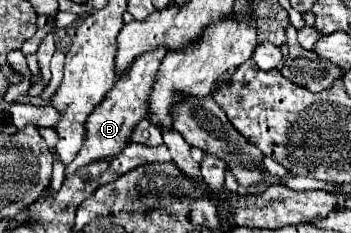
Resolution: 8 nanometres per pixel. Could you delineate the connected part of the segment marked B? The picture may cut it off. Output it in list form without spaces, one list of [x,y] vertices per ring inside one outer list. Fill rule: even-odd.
[[[158,48],[154,52],[146,52],[142,56],[138,56],[130,70],[118,78],[118,82],[114,84],[114,88],[108,92],[106,100],[90,114],[88,122],[86,122],[86,140],[82,150],[78,152],[78,156],[72,160],[72,164],[66,166],[66,178],[70,174],[74,174],[78,168],[90,164],[90,162],[98,162],[98,160],[112,160],[116,158],[130,142],[132,130],[134,126],[146,118],[146,104],[148,104],[148,94],[152,90],[158,66],[162,62],[162,58],[166,56],[166,48]]]

